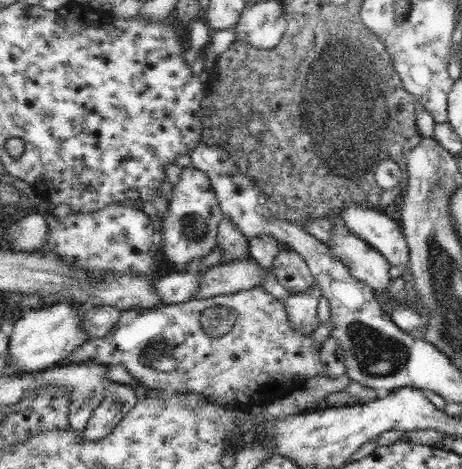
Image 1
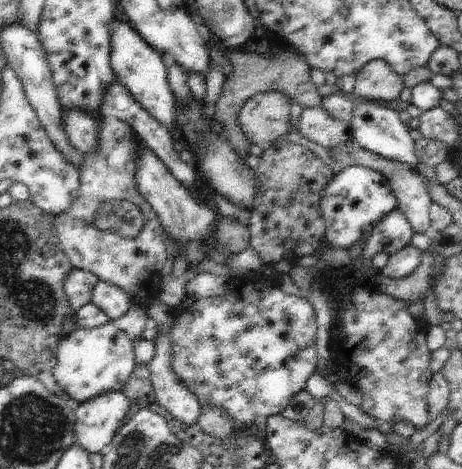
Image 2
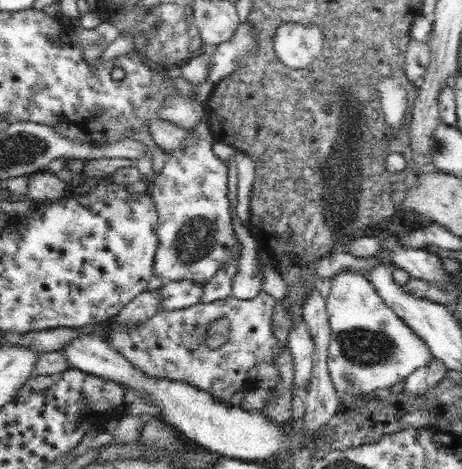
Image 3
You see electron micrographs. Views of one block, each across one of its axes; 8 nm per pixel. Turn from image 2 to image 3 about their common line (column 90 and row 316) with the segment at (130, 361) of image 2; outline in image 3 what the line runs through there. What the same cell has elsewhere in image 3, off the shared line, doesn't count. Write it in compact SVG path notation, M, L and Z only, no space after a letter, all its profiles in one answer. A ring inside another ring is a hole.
M340 272L340 276L334 276L326 302L332 326L328 370L338 394L366 396L382 388L392 388L434 358L428 344L380 300L376 286L364 274Z

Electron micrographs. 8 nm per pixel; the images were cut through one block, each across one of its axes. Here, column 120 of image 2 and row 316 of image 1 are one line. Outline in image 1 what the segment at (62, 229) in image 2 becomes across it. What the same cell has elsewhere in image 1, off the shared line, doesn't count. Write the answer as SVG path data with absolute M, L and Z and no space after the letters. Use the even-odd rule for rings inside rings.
M262 286L230 296L126 310L104 338L90 338L62 364L124 364L144 388L170 394L192 392L220 404L240 406L282 398L308 378L322 374L320 350L314 346L312 334L304 336L292 330L284 302L276 300ZM210 306L230 306L236 314L236 324L220 338L210 338L202 330L202 312Z

